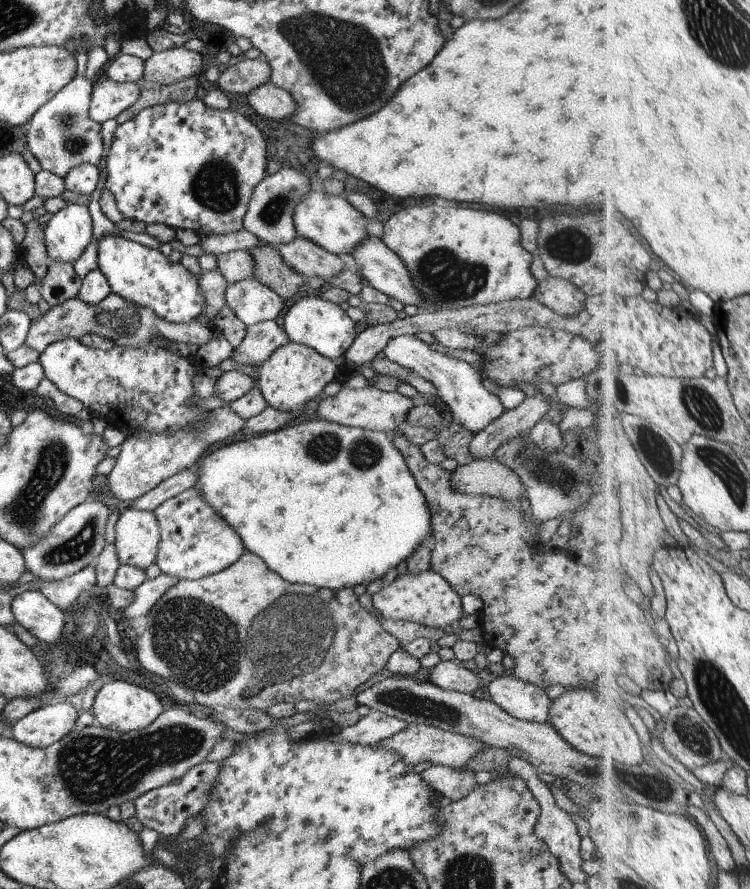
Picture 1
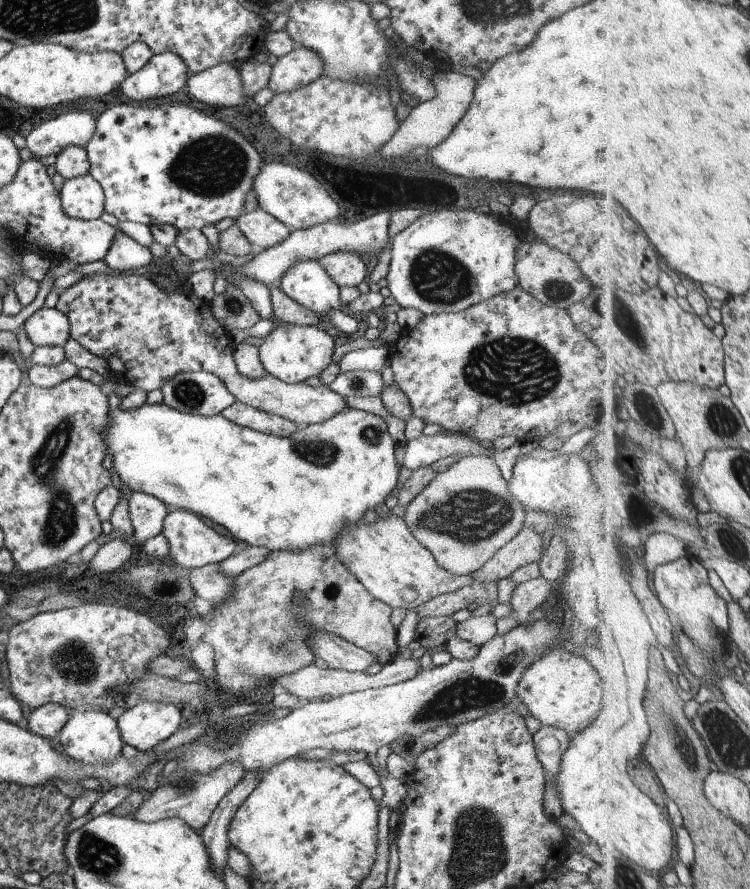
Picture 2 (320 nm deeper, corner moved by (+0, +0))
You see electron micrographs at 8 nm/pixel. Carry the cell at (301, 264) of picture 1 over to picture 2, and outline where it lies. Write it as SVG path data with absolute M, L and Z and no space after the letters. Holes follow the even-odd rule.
M333 252L318 260L329 280L339 287L357 287L365 278L365 264L353 252Z

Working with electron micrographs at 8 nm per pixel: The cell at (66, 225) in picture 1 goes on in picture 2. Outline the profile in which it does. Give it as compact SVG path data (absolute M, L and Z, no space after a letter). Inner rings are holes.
M89 173L65 180L58 196L61 210L69 218L88 221L104 212L103 192Z

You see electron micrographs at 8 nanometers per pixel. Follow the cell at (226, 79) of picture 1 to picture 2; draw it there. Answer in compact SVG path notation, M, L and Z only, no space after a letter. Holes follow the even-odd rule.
M295 47L278 57L271 66L267 86L271 92L285 93L301 88L323 74L323 60L307 48Z

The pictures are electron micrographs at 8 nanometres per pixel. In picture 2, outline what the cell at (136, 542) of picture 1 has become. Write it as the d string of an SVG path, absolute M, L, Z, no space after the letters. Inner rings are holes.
M131 491L131 496L126 504L128 505L133 541L143 544L149 538L162 533L162 523L167 516L167 510L161 500L149 496L149 494Z

